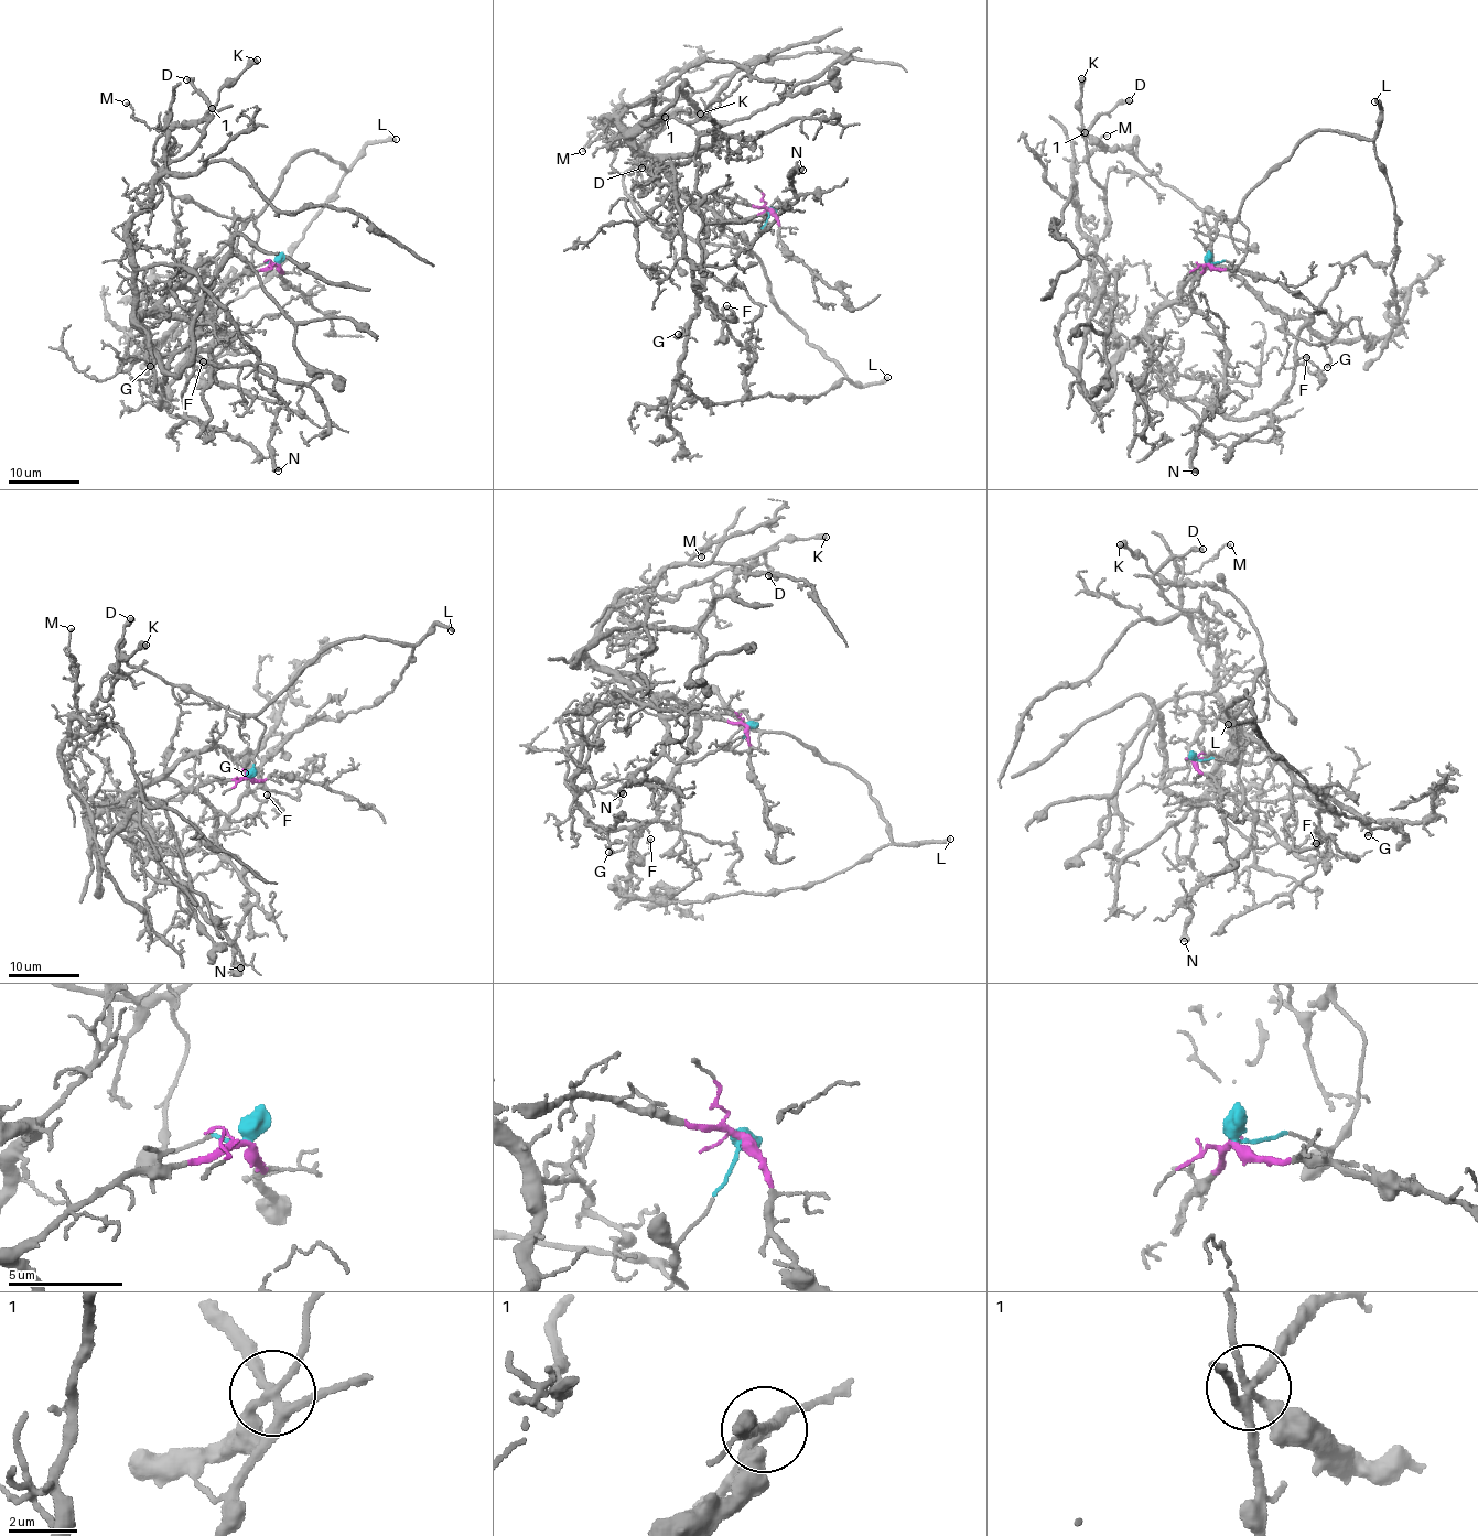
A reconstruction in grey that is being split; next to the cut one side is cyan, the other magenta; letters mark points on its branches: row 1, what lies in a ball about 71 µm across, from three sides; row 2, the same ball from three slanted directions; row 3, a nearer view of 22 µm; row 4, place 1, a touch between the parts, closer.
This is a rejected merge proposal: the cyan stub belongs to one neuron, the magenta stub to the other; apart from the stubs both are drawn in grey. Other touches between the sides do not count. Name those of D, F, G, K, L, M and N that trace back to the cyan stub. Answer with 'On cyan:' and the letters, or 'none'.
On cyan: K, L

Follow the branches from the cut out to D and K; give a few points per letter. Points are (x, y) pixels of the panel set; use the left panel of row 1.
D: (277, 263), (203, 298), (175, 287), (136, 313), (128, 224), (212, 114), (186, 79)
K: (277, 262), (254, 266), (252, 220), (174, 198), (152, 159), (155, 140), (198, 122), (217, 93), (257, 61)

